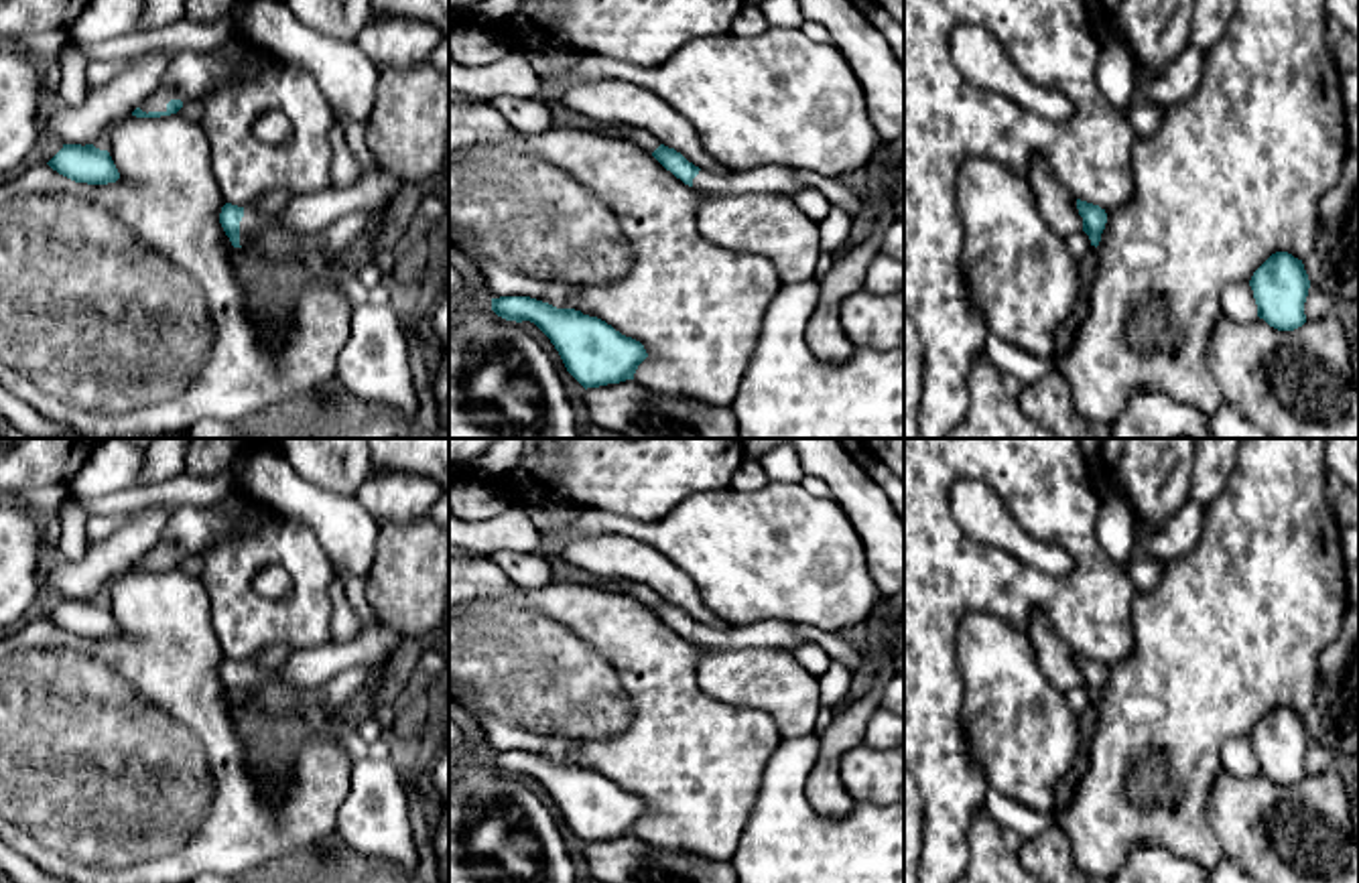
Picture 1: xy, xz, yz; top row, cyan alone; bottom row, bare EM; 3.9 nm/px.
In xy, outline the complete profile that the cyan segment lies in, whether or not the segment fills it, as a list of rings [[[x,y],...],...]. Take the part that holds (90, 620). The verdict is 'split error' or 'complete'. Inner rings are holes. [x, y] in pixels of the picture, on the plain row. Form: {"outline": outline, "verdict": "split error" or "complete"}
{"outline": [[[63,599],[47,619],[75,637],[108,639],[120,633],[110,607],[93,599]]], "verdict": "complete"}

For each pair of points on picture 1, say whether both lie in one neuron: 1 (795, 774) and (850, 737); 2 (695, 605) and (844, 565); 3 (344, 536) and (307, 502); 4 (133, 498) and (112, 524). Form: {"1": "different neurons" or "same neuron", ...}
{"1": "different neurons", "2": "different neurons", "3": "same neuron", "4": "different neurons"}

